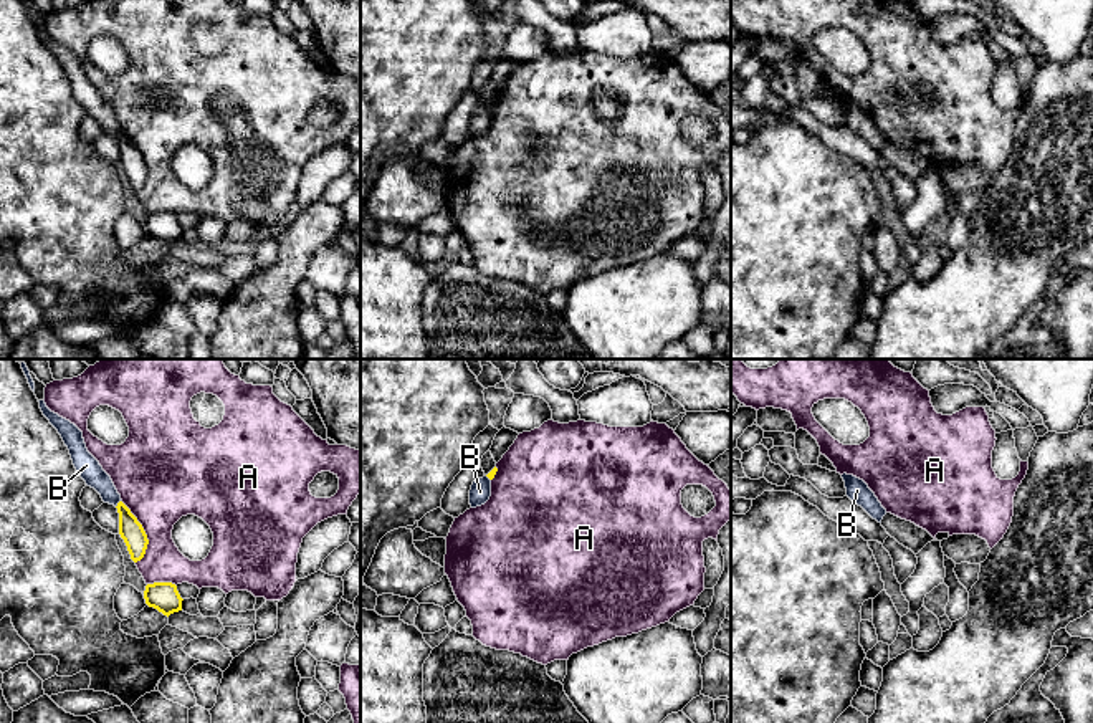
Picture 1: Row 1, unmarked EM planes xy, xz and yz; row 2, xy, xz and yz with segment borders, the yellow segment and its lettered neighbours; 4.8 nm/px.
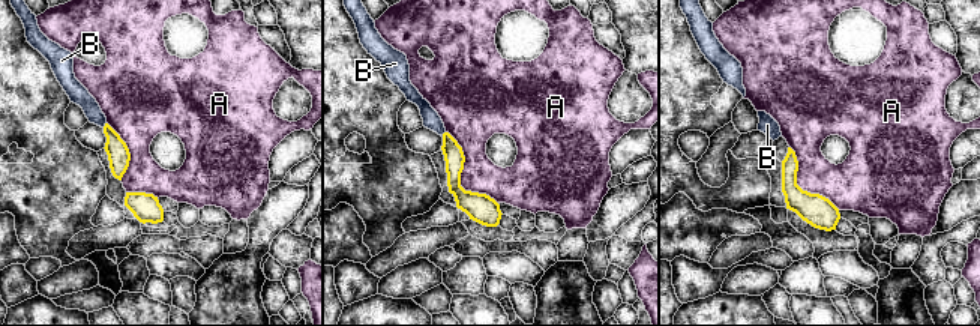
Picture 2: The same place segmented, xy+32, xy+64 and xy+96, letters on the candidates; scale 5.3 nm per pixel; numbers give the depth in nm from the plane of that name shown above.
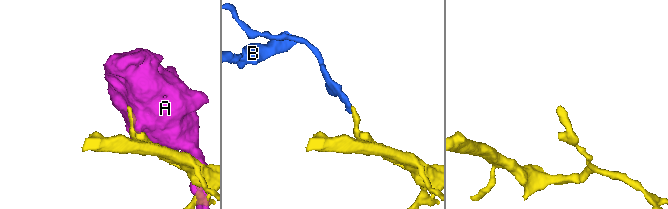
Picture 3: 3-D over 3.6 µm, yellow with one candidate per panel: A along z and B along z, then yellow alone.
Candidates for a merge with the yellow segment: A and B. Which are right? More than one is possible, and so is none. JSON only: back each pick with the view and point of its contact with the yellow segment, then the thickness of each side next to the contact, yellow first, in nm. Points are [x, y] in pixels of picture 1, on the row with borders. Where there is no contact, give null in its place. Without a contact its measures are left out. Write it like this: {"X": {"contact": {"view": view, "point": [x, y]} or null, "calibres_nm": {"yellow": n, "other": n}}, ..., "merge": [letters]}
{"merge": []}

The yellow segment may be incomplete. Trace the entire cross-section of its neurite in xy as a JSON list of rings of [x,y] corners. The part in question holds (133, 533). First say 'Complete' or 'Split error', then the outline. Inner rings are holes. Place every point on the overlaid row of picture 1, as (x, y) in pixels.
Complete. [[[119,501],[116,508],[119,513],[119,534],[127,546],[131,559],[137,563],[146,554],[149,544],[147,534],[142,524],[122,501]]]

